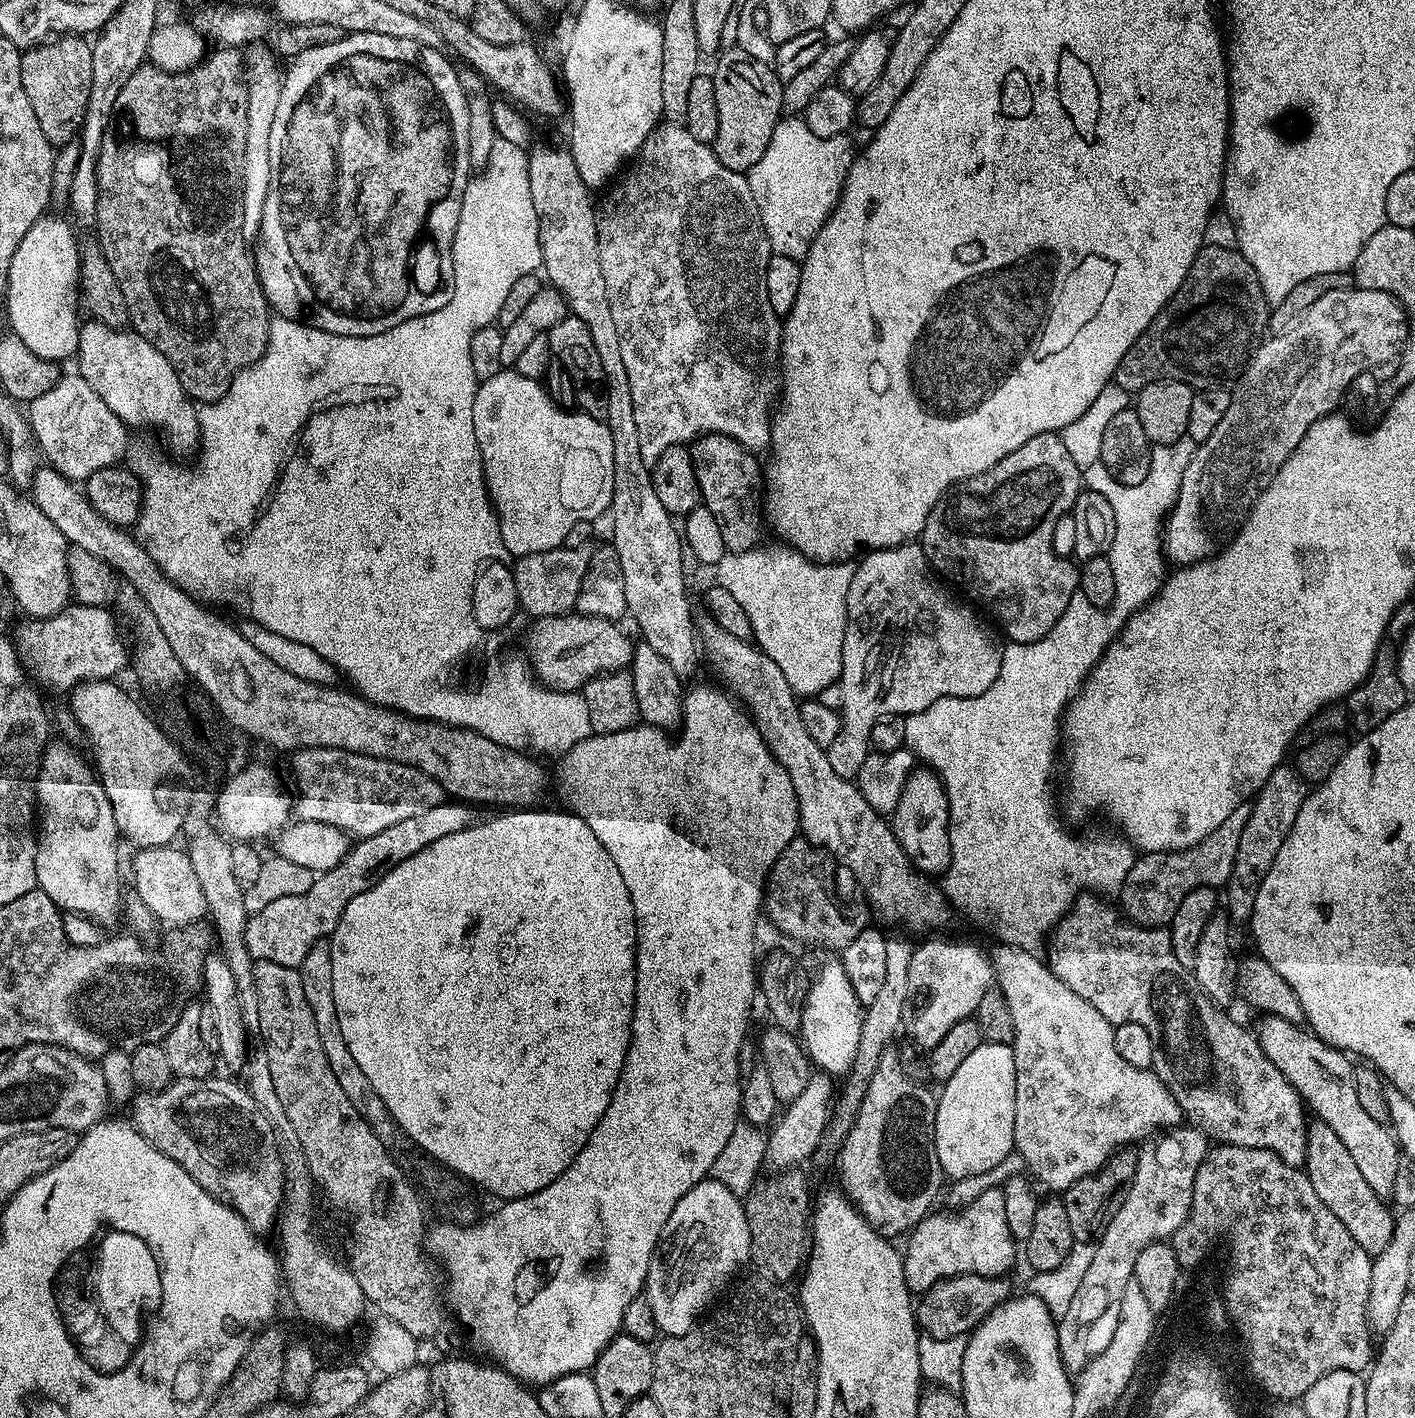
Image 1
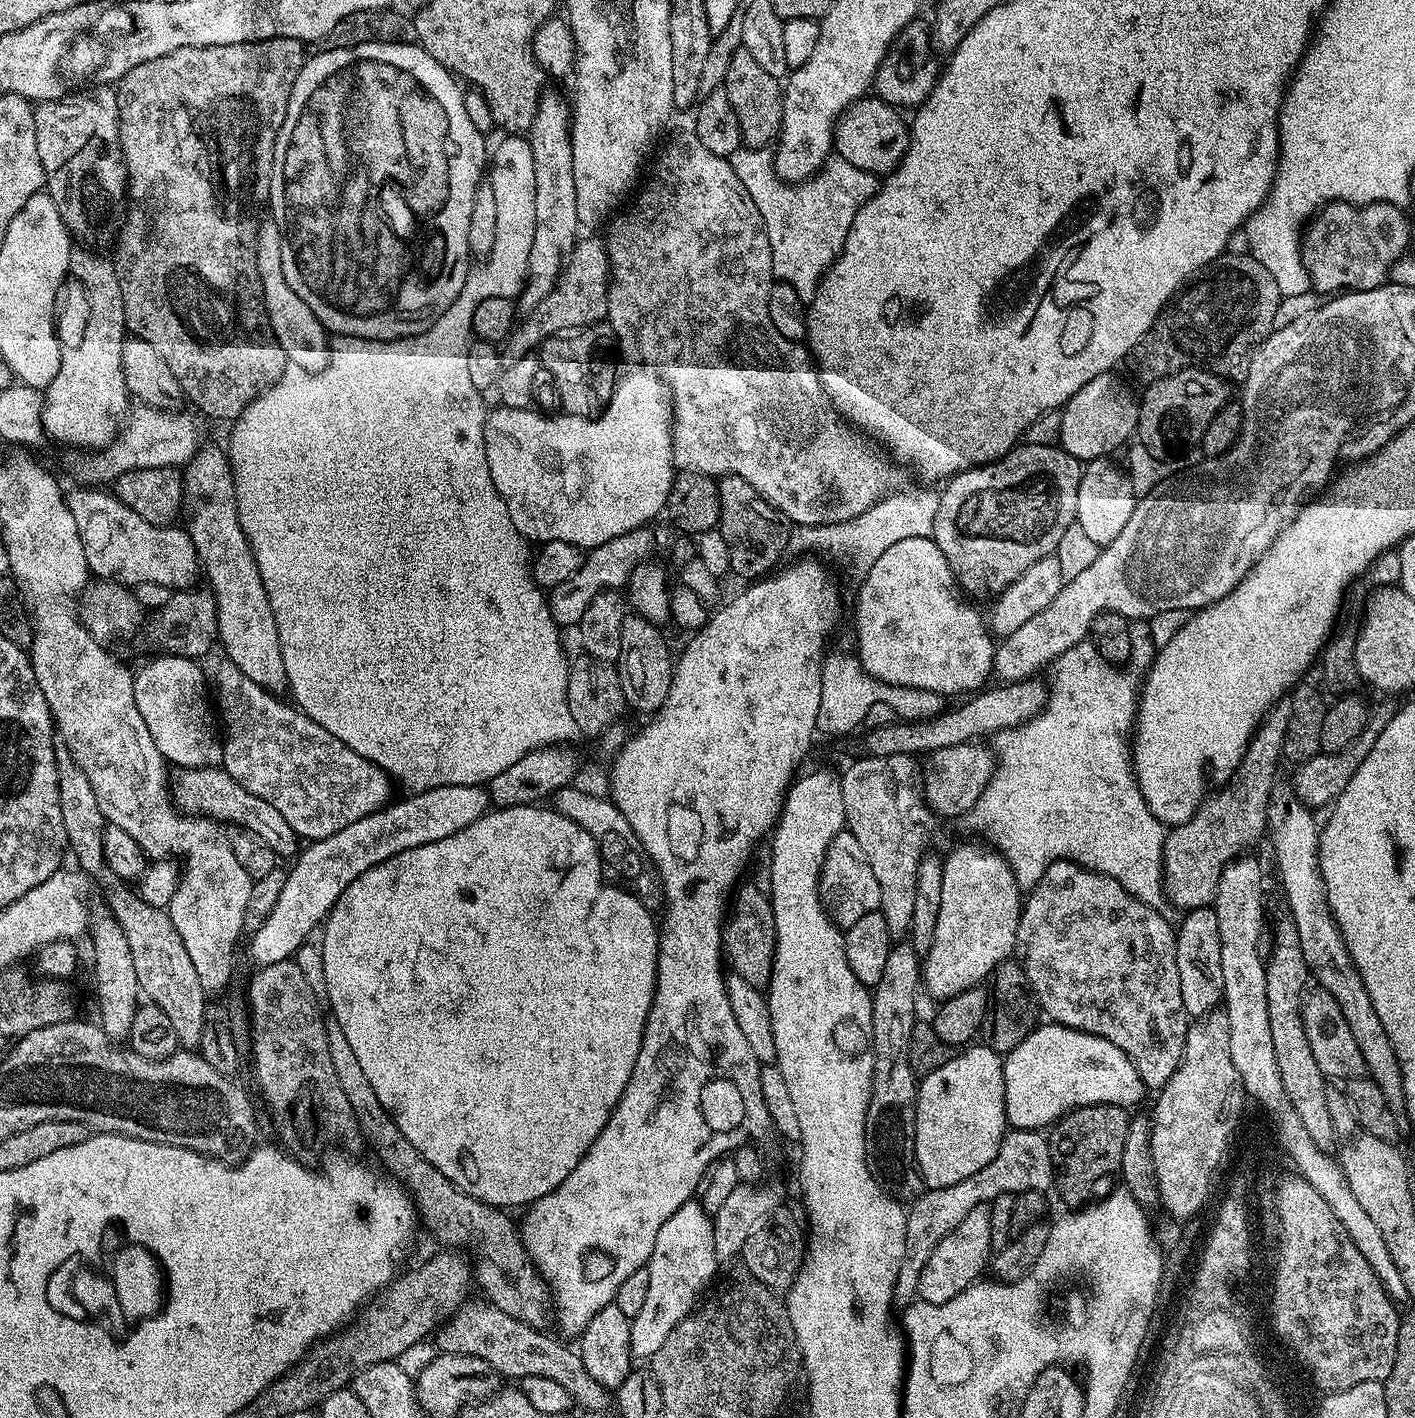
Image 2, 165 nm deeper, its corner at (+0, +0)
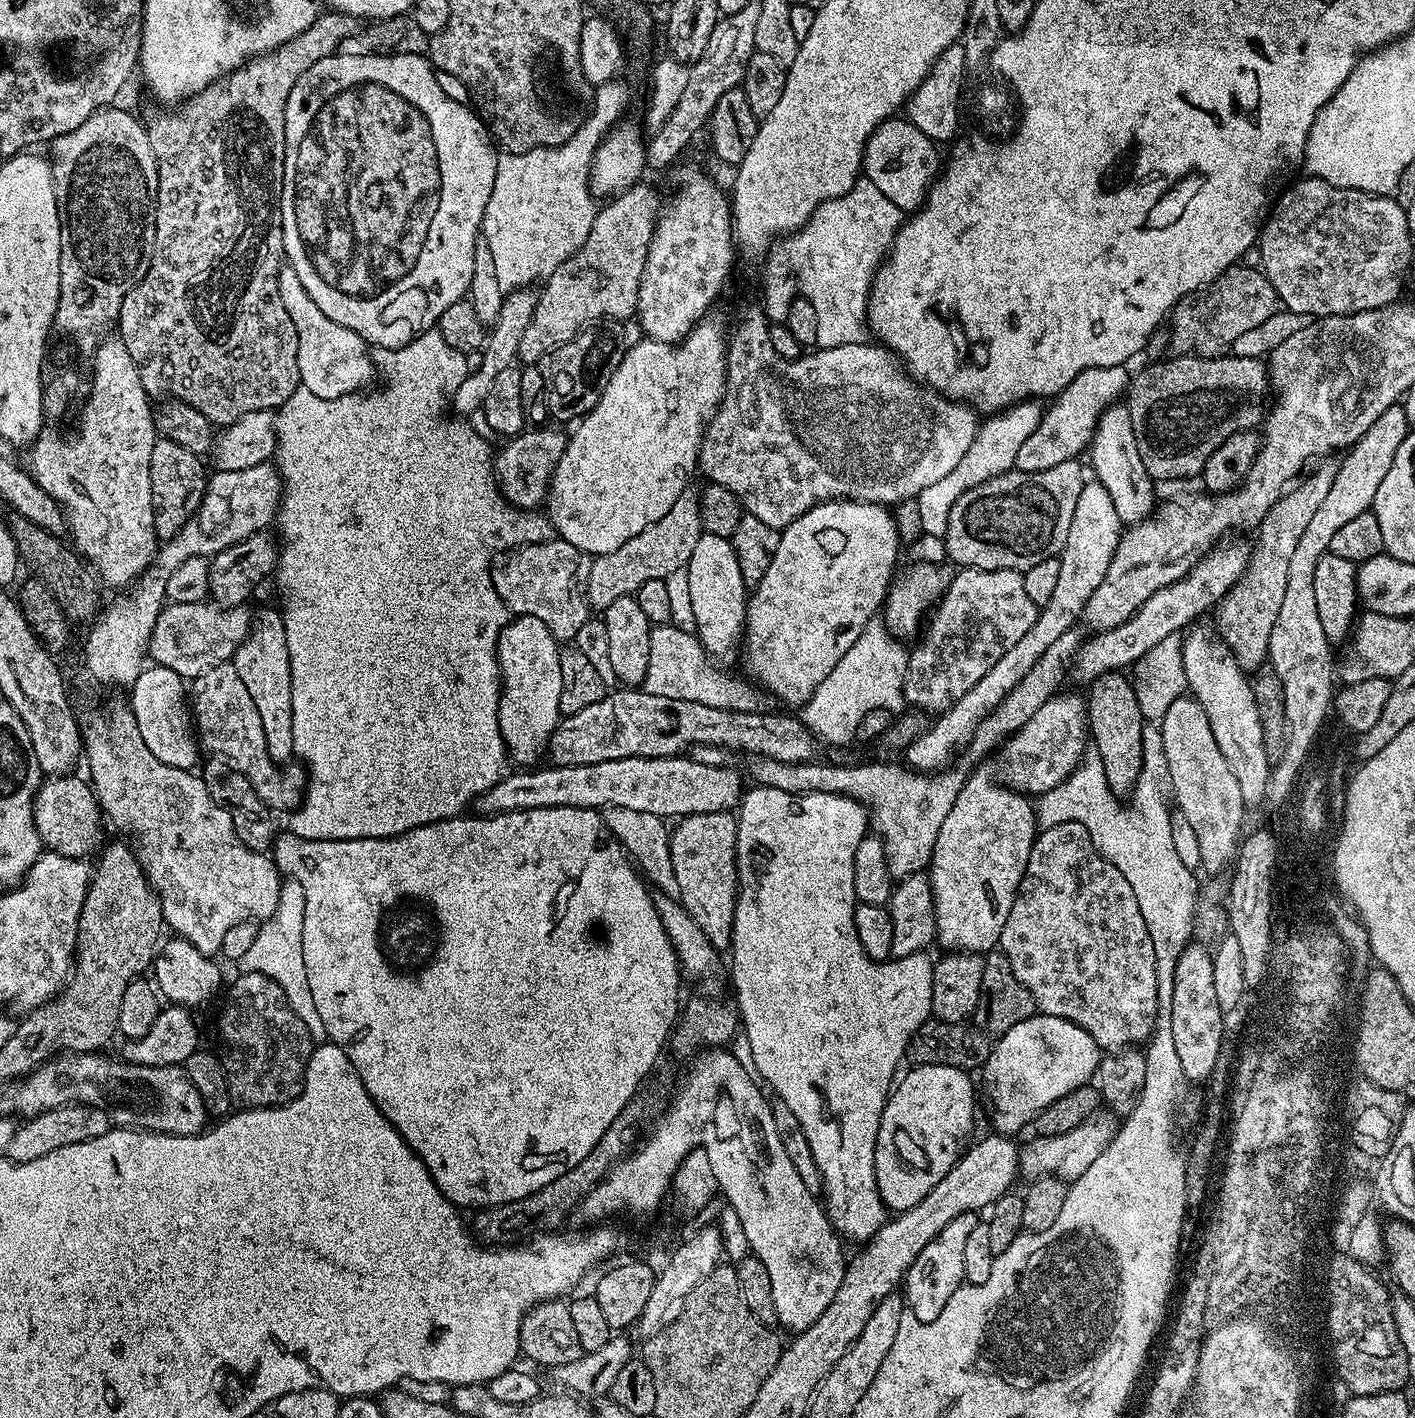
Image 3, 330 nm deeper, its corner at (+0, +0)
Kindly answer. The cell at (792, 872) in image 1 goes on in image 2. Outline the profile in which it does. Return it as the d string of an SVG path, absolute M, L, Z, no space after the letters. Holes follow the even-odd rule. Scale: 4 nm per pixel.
M847 830L839 832L830 842L820 871L820 901L841 930L854 926L854 922L858 922L858 918L864 917L865 914L880 910L882 893L878 891L878 881L874 879L861 850L862 846L858 843L858 838L854 838L854 834Z

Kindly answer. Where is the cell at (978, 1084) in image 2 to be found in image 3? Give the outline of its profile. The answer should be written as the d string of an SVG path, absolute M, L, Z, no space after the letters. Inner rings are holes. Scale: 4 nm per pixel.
M912 1066L907 1070L909 1072L904 1077L901 1075L898 1083L888 1093L888 1101L884 1104L884 1109L880 1115L876 1153L874 1154L874 1170L876 1171L878 1190L884 1200L885 1209L891 1210L893 1213L904 1212L910 1206L922 1202L922 1198L926 1198L926 1194L930 1194L930 1190L934 1190L934 1186L938 1186L938 1182L942 1182L942 1178L946 1178L946 1174L950 1174L950 1170L964 1155L965 1148L969 1147L971 1140L968 1139L971 1138L972 1127L976 1124L976 1088L972 1085L971 1078L968 1077L971 1075L965 1069L955 1068L954 1066Z

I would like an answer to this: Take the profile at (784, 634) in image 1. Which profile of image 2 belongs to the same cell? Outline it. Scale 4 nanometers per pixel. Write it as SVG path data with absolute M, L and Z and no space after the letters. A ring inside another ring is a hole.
M920 486L924 488L920 488L917 492L900 492L901 490L893 491L891 494L884 496L878 503L874 506L870 506L870 510L866 510L866 514L858 514L858 518L850 518L850 522L838 522L837 524L819 524L818 526L810 526L809 528L805 528L803 526L797 527L795 531L791 533L790 536L790 548L791 551L796 554L812 554L816 552L825 552L828 556L833 556L836 560L841 560L842 563L848 564L848 568L850 571L856 575L856 578L862 578L867 572L870 570L870 566L874 566L874 562L878 562L879 556L884 553L886 550L890 550L890 546L894 546L894 542L903 542L906 538L926 538L927 536L932 535L932 531L934 530L934 518L938 515L938 502L940 501L940 492L934 490L931 492L931 487L928 486Z

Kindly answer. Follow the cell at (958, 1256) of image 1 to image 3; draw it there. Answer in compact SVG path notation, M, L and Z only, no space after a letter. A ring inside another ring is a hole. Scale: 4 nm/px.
M975 1212L958 1214L958 1218L950 1221L927 1244L922 1250L922 1254L918 1254L918 1258L914 1258L910 1270L905 1273L902 1295L906 1301L907 1311L914 1318L918 1318L918 1322L923 1324L934 1322L934 1318L938 1318L938 1314L942 1314L946 1302L950 1302L950 1294L954 1294L954 1290L958 1290L961 1284L965 1283L962 1253L966 1247L967 1238L973 1232L977 1222L978 1216Z

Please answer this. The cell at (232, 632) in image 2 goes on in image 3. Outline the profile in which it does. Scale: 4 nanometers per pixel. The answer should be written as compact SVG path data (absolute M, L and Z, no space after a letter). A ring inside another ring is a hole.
M264 608L252 618L248 637L238 646L230 663L238 670L246 691L262 718L262 732L266 734L266 750L277 762L289 761L294 754L294 702L290 698L290 650L286 650L286 626L279 611Z

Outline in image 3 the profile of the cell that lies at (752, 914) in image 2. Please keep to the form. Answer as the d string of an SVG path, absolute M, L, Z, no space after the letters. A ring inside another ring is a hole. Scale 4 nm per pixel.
M696 812L675 821L668 845L674 878L678 878L678 901L701 927L717 950L732 946L732 915L736 909L736 816L727 812Z

